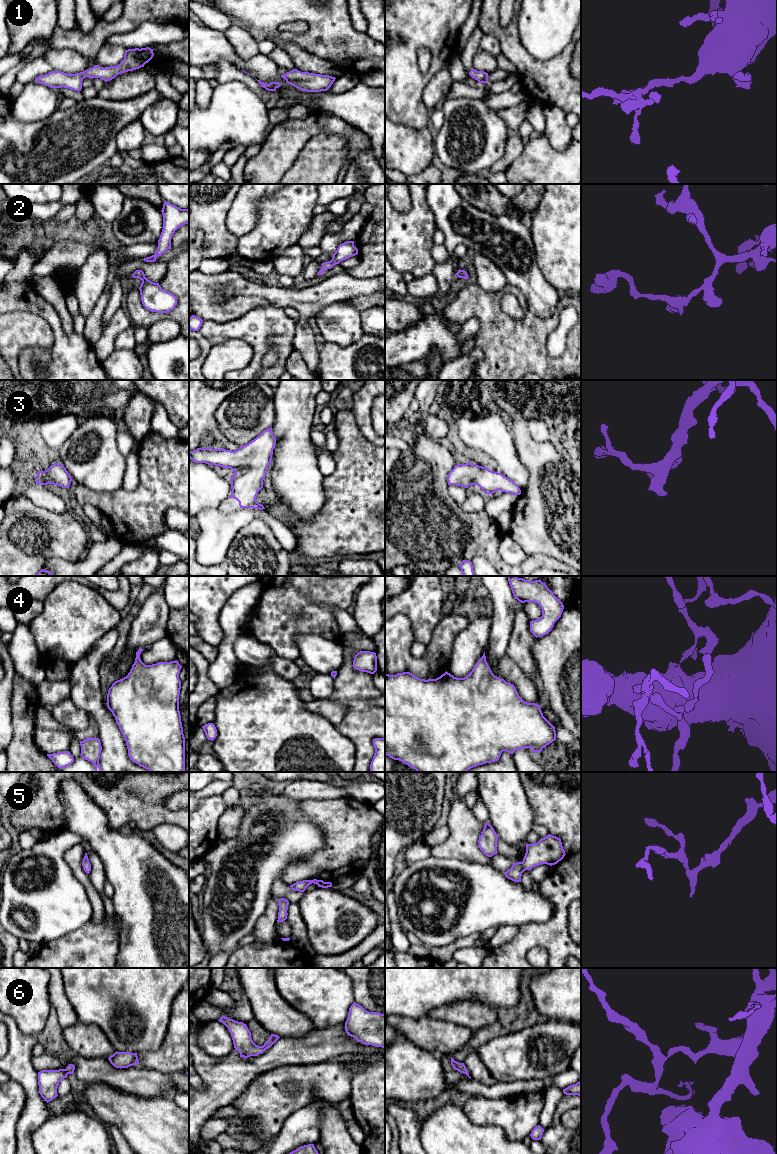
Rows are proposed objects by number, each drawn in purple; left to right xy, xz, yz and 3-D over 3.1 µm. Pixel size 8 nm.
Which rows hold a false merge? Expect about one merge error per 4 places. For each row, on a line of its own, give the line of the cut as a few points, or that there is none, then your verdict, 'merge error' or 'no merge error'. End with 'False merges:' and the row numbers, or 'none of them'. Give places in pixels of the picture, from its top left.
1: no cut | no merge error
2: no cut | no merge error
3: no cut | no merge error
4: no cut | no merge error
5: no cut | no merge error
6: no cut | no merge error
False merges: none of them

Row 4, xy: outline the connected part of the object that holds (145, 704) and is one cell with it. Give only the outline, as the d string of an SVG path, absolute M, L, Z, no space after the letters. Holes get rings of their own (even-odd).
M140 648L136 652L135 662L132 665L132 668L128 675L120 680L115 681L108 690L107 694L107 707L112 712L115 717L116 723L119 726L119 729L126 741L128 756L130 760L139 766L149 770L150 772L184 772L185 771L185 737L183 734L183 727L181 722L181 715L179 711L179 695L181 689L181 681L179 679L179 673L182 666L177 660L171 662L158 662L152 665L145 665L141 659L140 654L143 651Z

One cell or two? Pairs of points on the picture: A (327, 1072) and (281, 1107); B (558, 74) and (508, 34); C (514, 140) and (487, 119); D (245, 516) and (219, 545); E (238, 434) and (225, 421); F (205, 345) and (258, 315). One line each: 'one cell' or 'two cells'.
A: one cell
B: one cell
C: two cells
D: one cell
E: one cell
F: two cells

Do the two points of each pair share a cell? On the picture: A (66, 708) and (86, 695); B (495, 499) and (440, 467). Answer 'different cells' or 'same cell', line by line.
A: different cells
B: different cells

